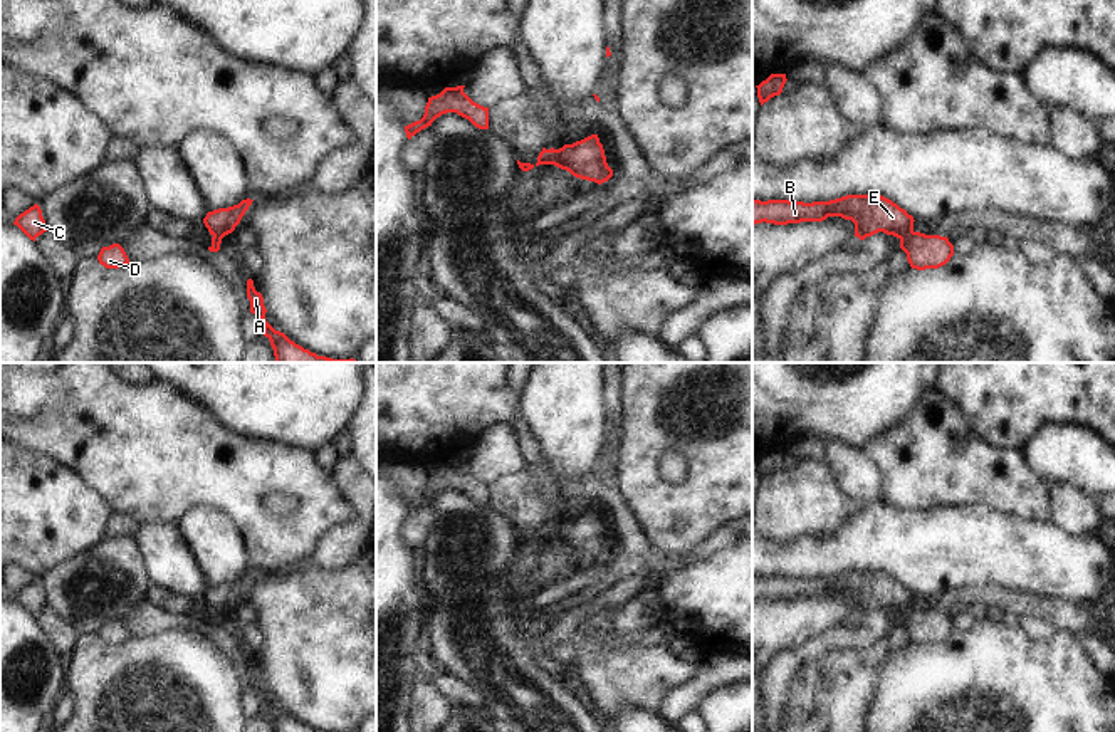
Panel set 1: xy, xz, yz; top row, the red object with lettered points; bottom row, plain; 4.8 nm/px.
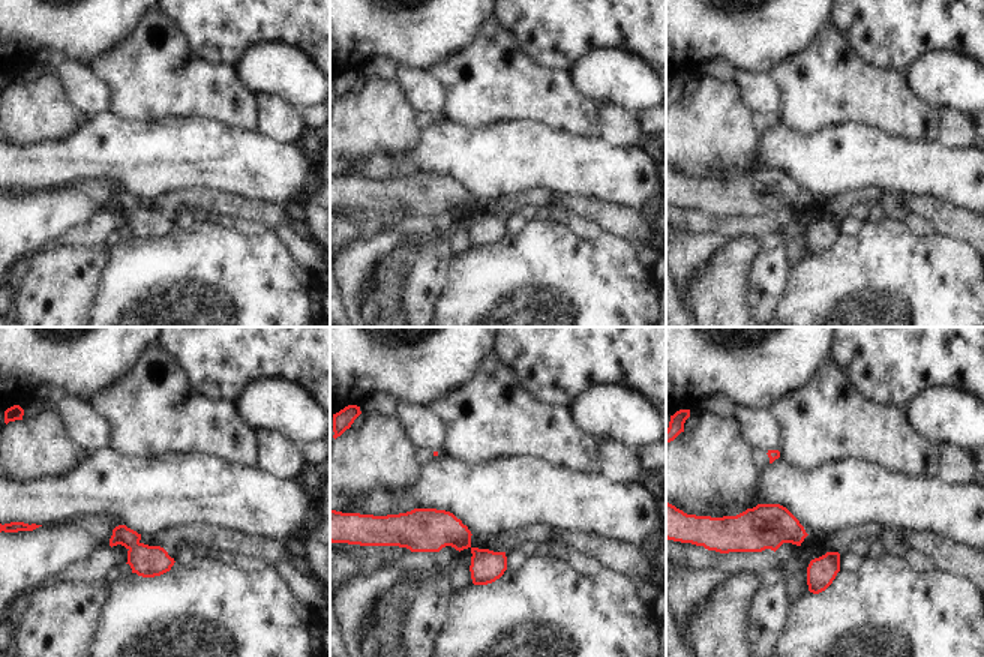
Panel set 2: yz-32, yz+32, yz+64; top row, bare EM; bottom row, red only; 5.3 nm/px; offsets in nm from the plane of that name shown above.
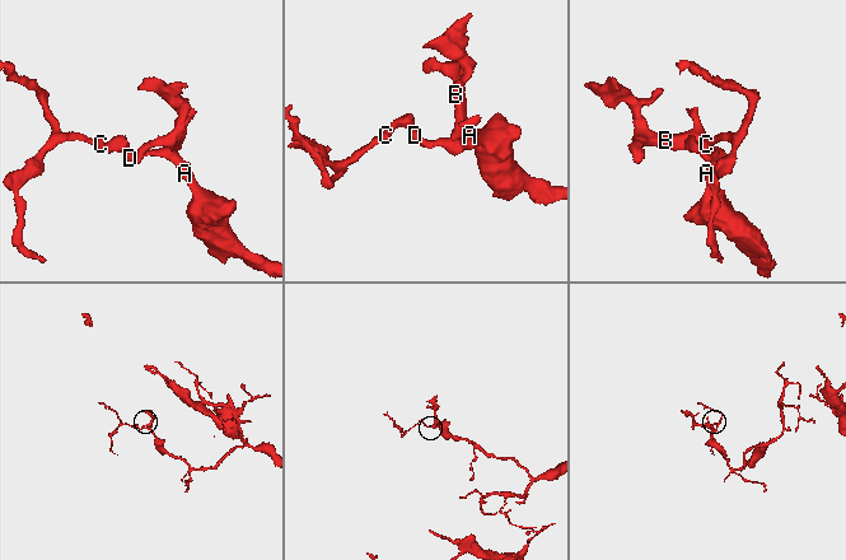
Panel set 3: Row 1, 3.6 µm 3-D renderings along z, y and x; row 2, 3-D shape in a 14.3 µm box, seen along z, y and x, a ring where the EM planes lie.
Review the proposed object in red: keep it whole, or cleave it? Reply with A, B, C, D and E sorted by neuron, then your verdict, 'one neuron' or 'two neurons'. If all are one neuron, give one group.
A B C D E; one neuron

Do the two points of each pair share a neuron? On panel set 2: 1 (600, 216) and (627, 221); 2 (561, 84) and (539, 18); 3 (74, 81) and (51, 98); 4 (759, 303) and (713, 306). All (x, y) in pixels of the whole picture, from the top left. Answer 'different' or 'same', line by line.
1: same
2: different
3: different
4: different

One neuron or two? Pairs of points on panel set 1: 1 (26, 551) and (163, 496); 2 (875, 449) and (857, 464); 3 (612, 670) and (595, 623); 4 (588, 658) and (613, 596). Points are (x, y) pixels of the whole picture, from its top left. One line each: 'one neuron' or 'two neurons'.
1: two neurons
2: two neurons
3: one neuron
4: two neurons

